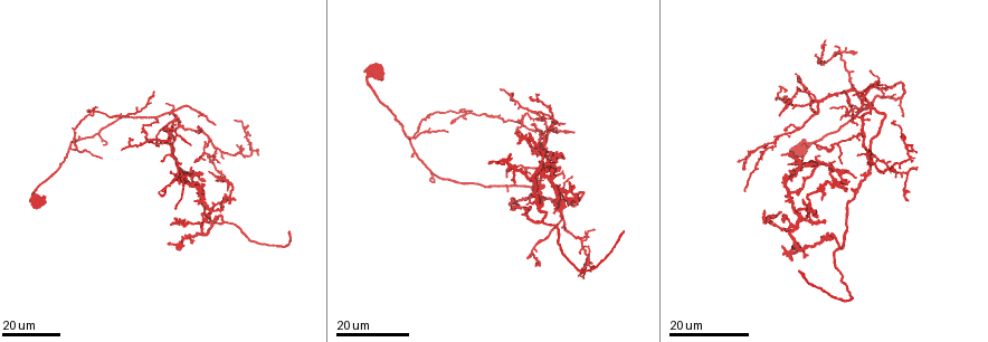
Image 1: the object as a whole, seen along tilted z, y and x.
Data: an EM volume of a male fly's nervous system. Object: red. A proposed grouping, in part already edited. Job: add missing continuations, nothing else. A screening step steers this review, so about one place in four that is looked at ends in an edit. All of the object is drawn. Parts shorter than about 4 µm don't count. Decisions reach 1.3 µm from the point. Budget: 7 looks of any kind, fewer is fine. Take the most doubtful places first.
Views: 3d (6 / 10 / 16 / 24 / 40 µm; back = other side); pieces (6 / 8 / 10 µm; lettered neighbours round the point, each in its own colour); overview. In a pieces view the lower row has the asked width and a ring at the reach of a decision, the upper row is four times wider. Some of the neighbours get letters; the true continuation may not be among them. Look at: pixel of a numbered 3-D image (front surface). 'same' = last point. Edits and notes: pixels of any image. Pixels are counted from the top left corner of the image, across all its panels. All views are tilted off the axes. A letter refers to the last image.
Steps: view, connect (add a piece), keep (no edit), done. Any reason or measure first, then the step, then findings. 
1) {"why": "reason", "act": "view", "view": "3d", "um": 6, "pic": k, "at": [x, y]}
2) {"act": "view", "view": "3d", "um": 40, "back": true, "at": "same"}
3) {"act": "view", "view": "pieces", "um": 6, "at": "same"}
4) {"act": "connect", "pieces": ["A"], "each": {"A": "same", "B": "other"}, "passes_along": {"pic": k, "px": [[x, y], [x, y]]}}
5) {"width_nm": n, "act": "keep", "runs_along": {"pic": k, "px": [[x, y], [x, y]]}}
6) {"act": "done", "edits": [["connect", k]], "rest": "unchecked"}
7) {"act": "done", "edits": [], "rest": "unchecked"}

{"why": "branch stops here", "act": "view", "view": "3d", "um": 24, "pic": 1, "at": [623, 232]}

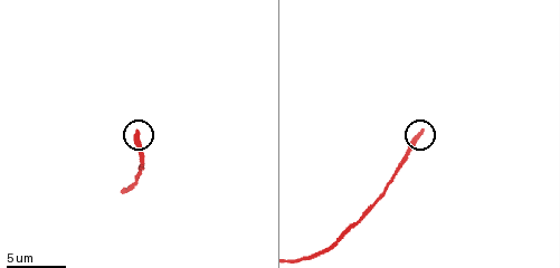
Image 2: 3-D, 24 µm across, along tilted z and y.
{"why": "what lies round it", "act": "view", "view": "pieces", "um": 8, "pic": 2, "at": [135, 132]}

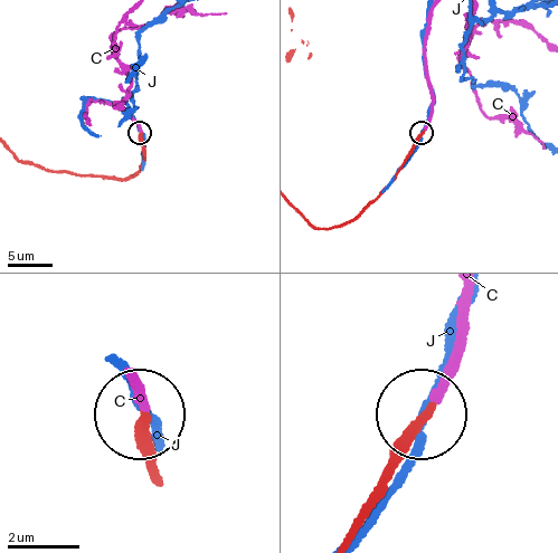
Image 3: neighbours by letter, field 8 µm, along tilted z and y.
{"width_nm": 220, "act": "connect", "pieces": ["C"], "each": {"C": "same", "J": "other"}, "passes_along": {"pic": 3, "px": [[148, 458], [131, 388]]}, "found": "the cell continues"}

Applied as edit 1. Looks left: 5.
{"act": "view", "view": "overview"}

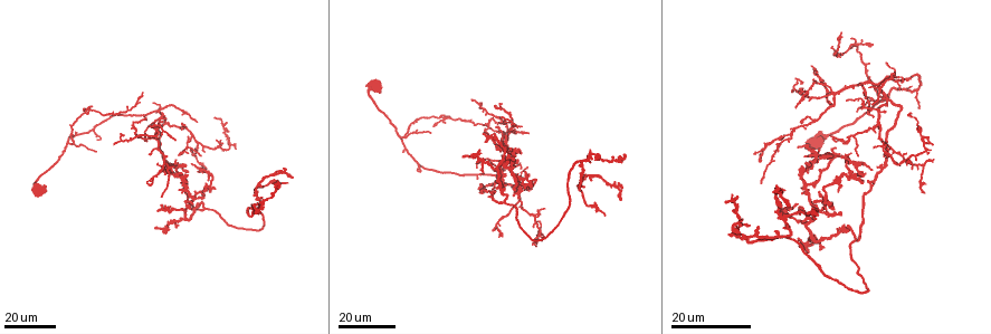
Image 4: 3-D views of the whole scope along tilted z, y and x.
{"why": "long arm stops here", "act": "view", "view": "3d", "um": 16, "pic": 4, "at": [762, 183]}

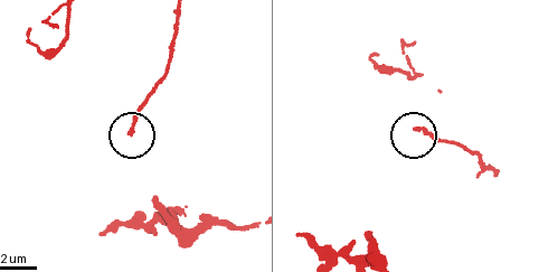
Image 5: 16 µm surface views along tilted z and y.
{"act": "view", "view": "pieces", "um": 10, "pic": 5, "at": [417, 130]}

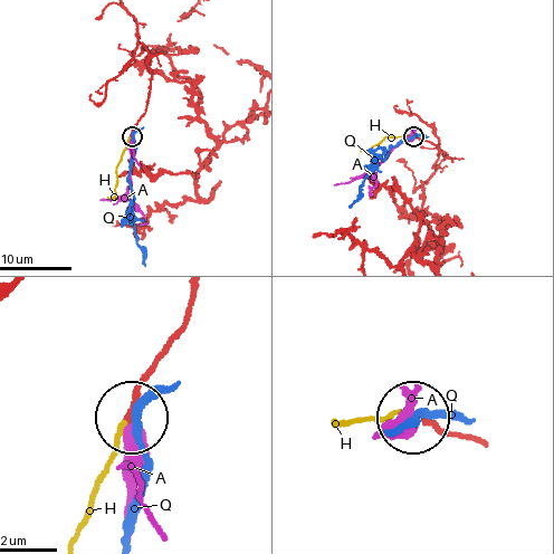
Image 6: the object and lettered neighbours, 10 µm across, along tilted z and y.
{"act": "connect", "pieces": ["H"], "each": {"A": "other", "H": "same", "Q": "other"}, "passes_along": {"pic": 6, "px": [[141, 116], [117, 168], [114, 193], [108, 198]]}, "found": "the cell continues"}

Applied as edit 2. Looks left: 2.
{"act": "done", "edits": [["connect", 3], ["connect", 6]], "rest": "unchecked"}

